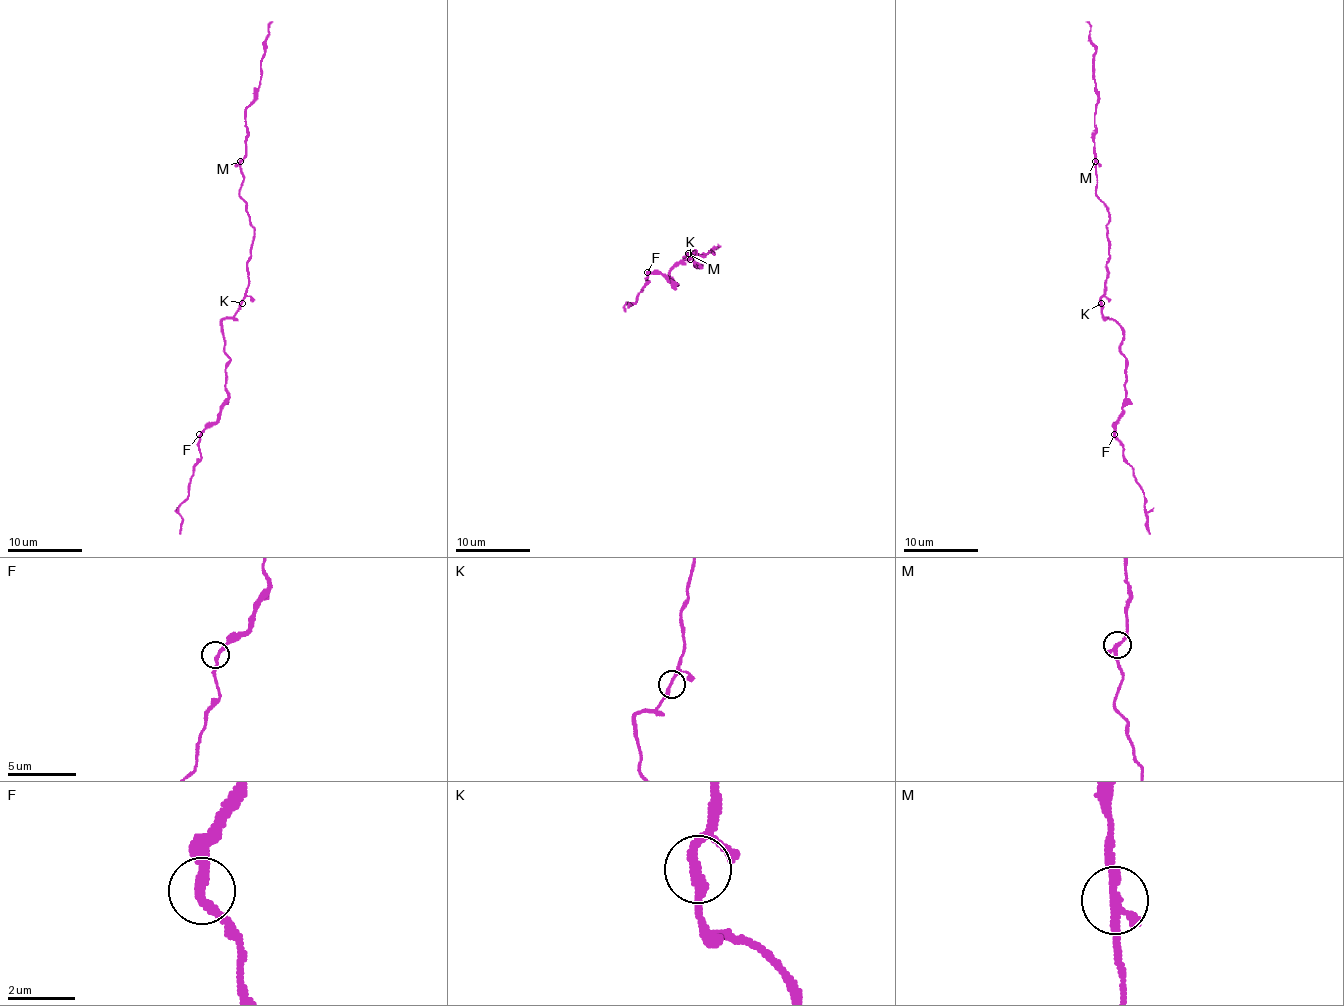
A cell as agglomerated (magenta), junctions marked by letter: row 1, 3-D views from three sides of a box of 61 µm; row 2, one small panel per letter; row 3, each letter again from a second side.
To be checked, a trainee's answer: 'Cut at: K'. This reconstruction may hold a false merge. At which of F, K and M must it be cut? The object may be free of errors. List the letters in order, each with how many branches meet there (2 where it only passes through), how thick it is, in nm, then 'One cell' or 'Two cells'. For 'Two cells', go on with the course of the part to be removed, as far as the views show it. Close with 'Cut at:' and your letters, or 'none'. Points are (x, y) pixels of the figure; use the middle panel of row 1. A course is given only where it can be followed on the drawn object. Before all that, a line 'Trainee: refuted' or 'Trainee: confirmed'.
Trainee: refuted
F: Branches: 2. Thickness 240 nm. One cell
K: Branches: 2. Thickness 260 nm. One cell
M: Branches: 2. Thickness 280 nm. One cell
Cut at: none

